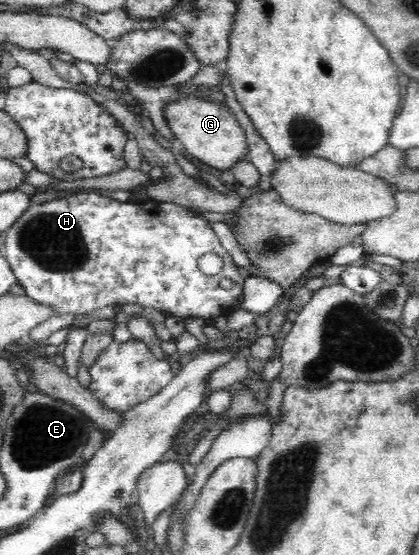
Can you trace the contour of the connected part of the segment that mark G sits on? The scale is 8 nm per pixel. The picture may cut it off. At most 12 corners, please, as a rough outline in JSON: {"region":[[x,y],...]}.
{"region":[[189,96],[164,115],[188,153],[223,171],[244,160],[225,104]]}

